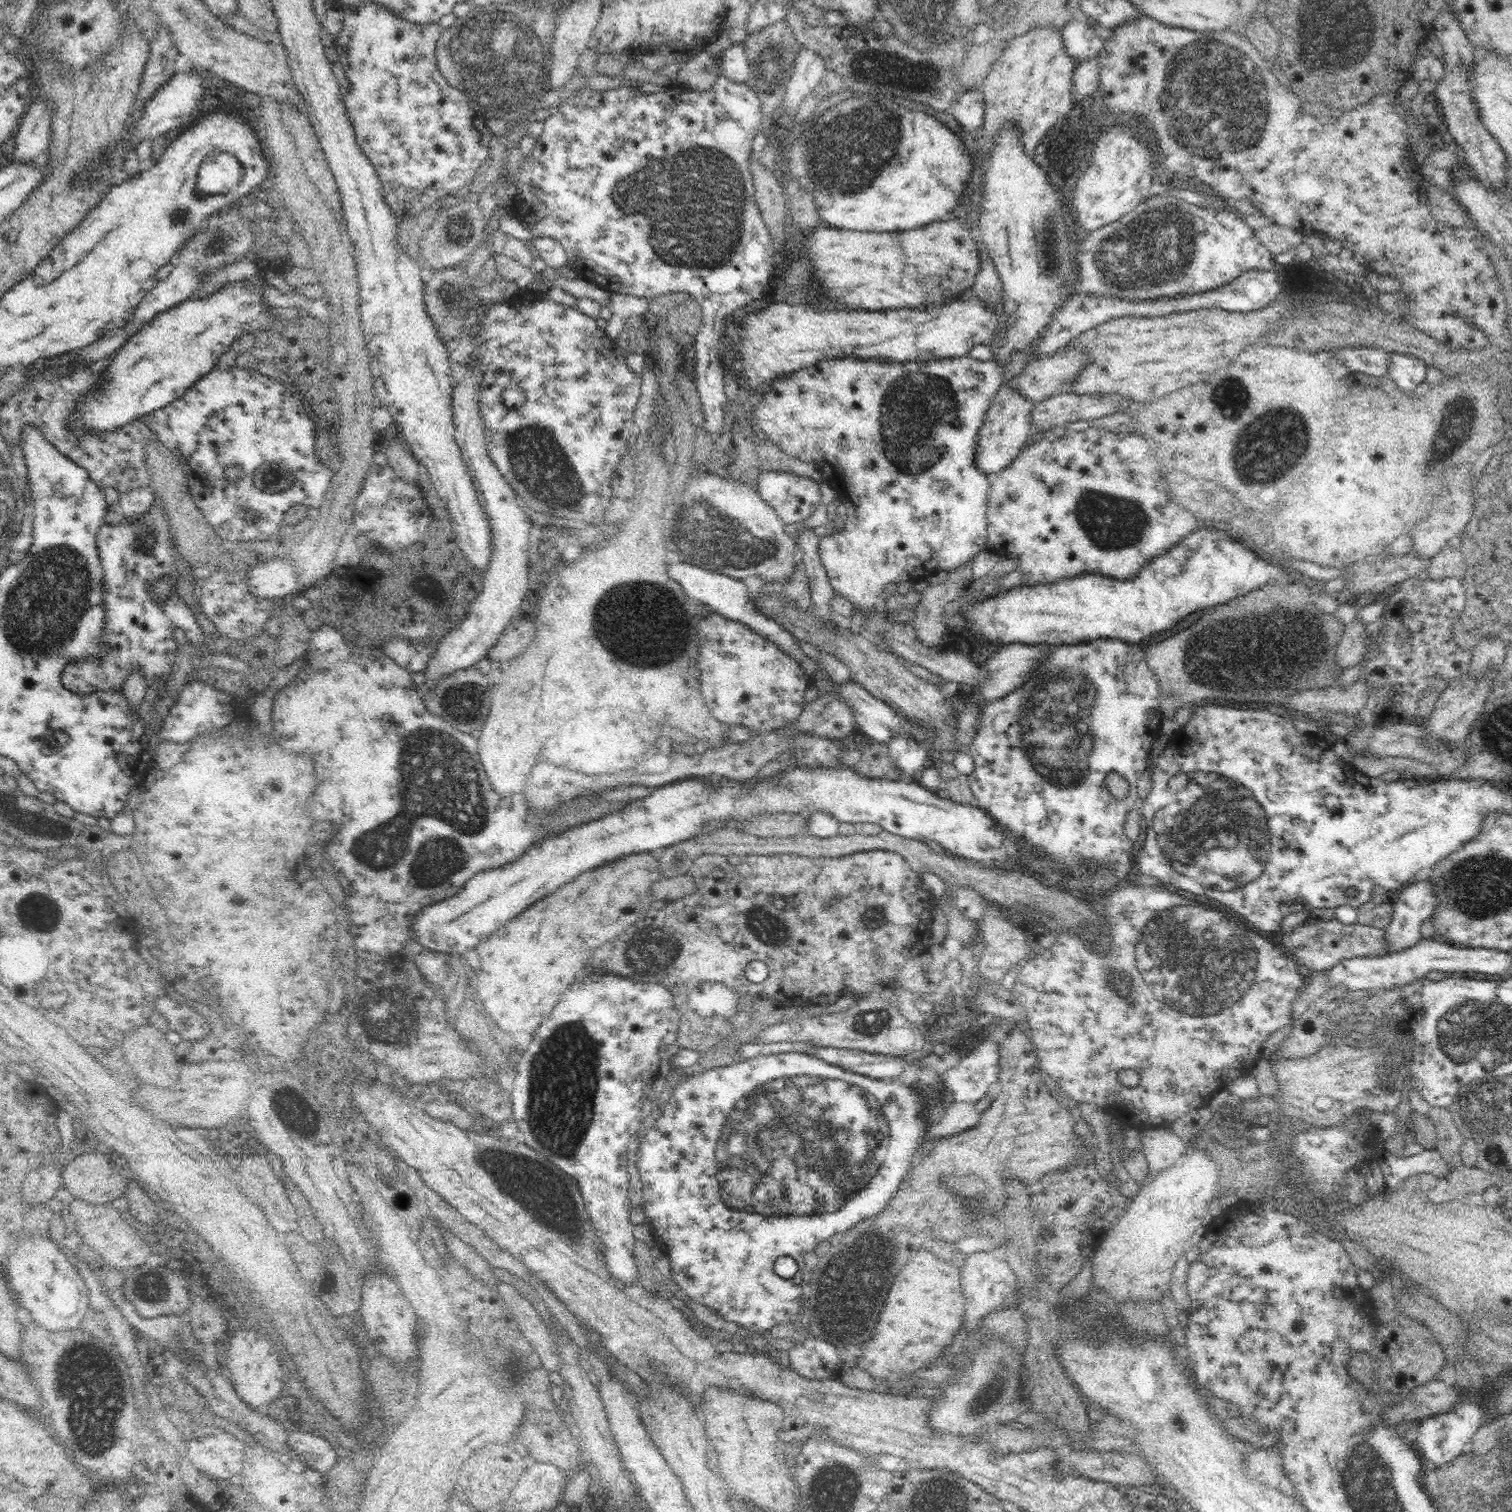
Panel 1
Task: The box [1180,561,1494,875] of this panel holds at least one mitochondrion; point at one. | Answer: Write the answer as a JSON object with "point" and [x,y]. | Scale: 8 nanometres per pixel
{"point":[1212,654]}

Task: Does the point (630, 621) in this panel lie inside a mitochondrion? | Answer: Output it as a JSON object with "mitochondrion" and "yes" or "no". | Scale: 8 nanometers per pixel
{"mitochondrion":"yes"}

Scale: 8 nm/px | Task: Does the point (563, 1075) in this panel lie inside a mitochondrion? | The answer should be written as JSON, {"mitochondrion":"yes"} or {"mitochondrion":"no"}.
{"mitochondrion":"yes"}

